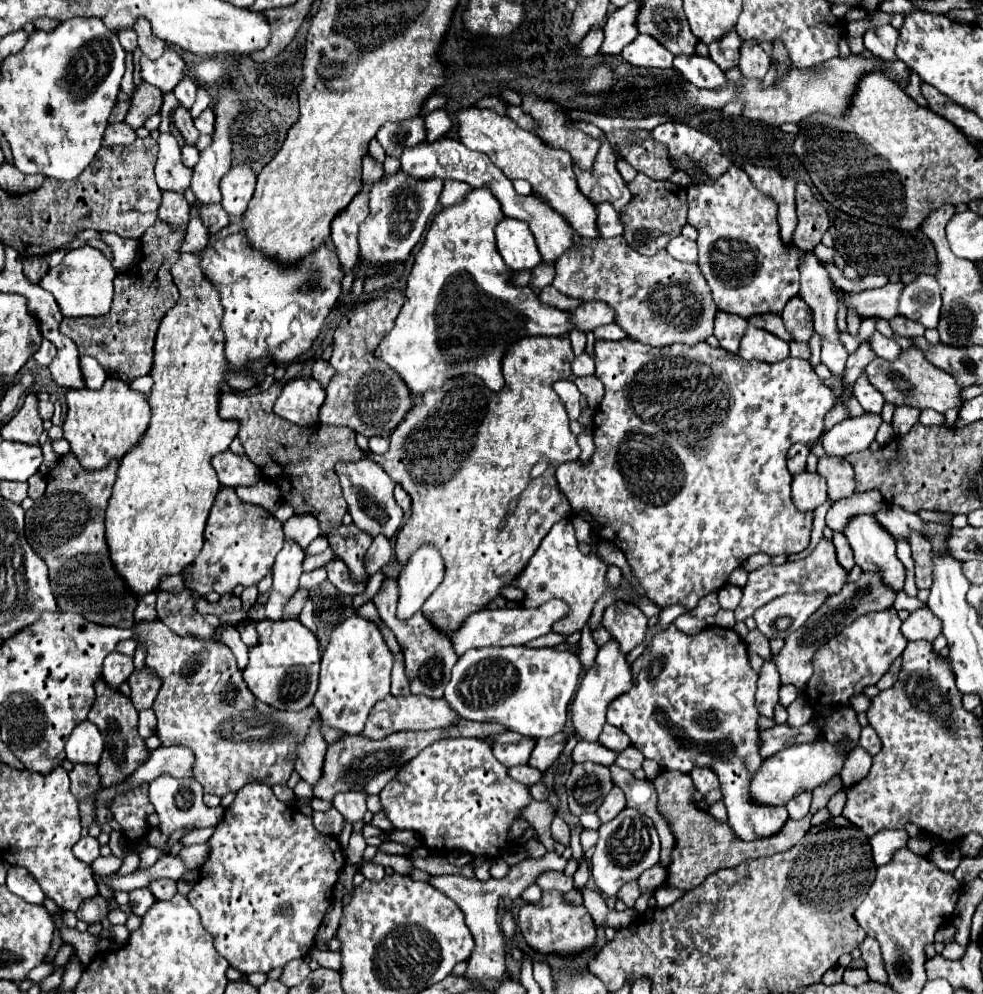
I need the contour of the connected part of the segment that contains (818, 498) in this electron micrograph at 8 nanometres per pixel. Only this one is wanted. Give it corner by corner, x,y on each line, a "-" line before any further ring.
803,470
793,476
793,502
799,510
815,510
827,500
827,482
817,472

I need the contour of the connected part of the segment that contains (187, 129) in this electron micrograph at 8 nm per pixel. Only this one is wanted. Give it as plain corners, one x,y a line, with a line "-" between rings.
175,108
173,110
173,114
171,114
171,118
173,118
173,124
177,126
177,130
183,134
183,138
187,140
187,144
195,144
195,140
199,138
199,132
195,130
195,126
193,126
193,118
191,118
191,114
189,114
189,110
185,110
185,108

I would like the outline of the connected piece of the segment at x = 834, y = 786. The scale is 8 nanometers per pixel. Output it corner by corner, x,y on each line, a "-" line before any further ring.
837,776
837,778
831,778
829,782
825,782
825,784
817,786
817,790
813,790
811,814
815,814
817,810
825,808
825,806
827,806
827,802
829,802
829,798
831,798
833,794
837,794
839,790
843,790
843,780
841,780
841,776

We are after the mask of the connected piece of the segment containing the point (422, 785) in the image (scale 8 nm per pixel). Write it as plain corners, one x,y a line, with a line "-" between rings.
447,738
433,742
411,762
407,762
399,776
381,790
381,804
397,830
415,830
431,852
447,854
451,850
467,850
473,856
497,858
511,850
507,842
513,820
519,818
523,806
531,802
525,784
509,778
507,768
493,756
491,746
477,738

